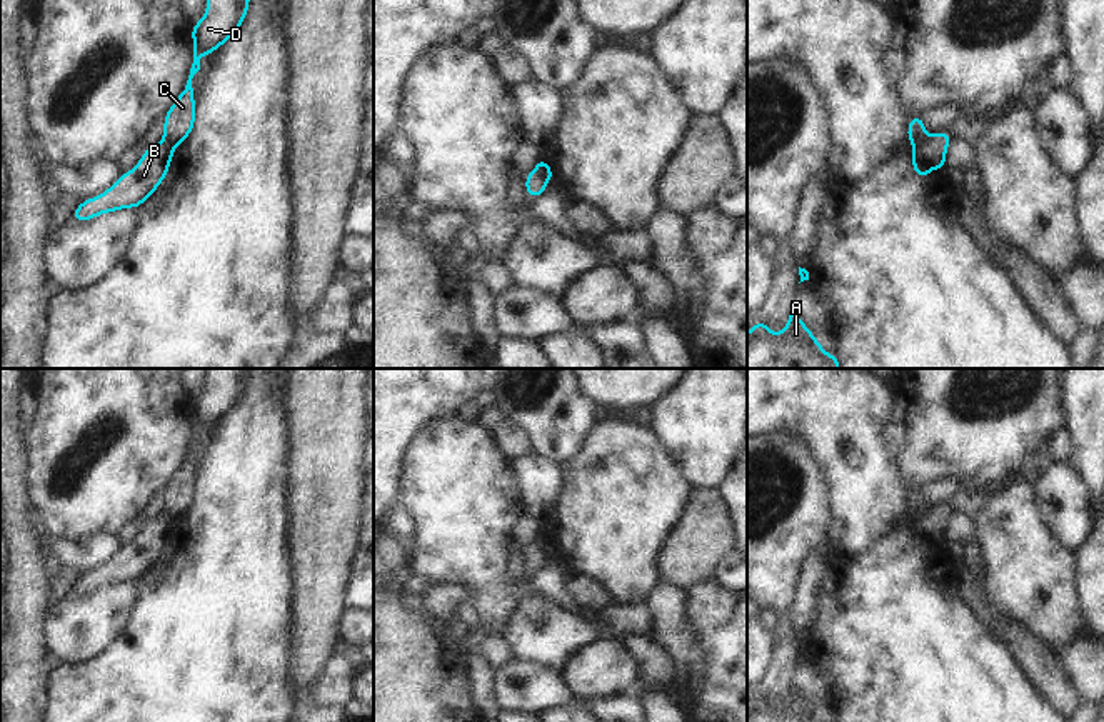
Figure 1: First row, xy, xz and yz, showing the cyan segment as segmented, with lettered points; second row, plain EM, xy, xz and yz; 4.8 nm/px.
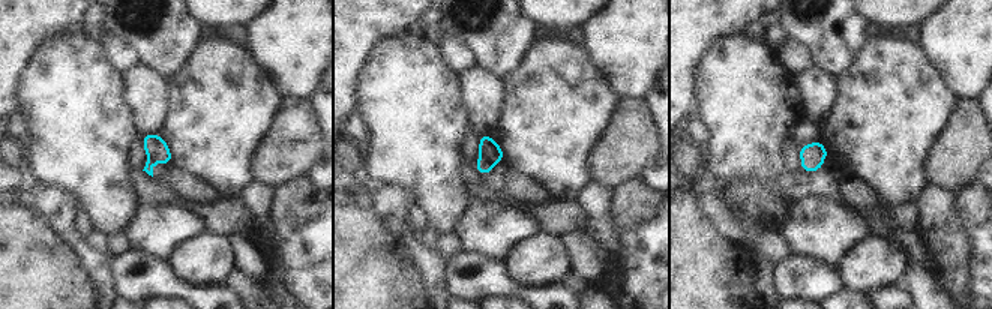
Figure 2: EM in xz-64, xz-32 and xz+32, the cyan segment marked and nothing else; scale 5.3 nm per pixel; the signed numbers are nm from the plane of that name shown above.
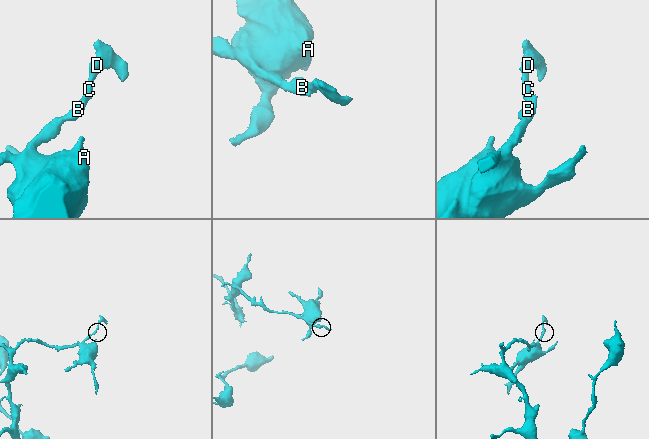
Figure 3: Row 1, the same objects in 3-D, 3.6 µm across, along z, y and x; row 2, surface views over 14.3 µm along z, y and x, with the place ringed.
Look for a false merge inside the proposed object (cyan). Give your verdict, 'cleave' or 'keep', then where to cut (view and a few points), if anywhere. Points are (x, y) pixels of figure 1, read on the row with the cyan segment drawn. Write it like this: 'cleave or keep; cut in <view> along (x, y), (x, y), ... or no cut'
cleave; cut in xz along (536, 167), (549, 179)

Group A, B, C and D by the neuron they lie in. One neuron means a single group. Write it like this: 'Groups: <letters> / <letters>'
Groups: A B / C D.

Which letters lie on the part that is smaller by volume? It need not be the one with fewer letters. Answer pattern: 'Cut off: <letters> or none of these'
Cut off: C, D

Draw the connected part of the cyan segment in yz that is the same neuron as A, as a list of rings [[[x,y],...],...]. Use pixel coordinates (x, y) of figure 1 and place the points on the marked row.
[[[795,303],[780,333],[757,320],[747,332],[747,369],[841,369],[837,355],[827,353],[809,327],[800,320]]]

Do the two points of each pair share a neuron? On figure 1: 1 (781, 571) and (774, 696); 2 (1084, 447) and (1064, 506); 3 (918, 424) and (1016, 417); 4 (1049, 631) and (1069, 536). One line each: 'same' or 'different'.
1: same
2: different
3: same
4: different

